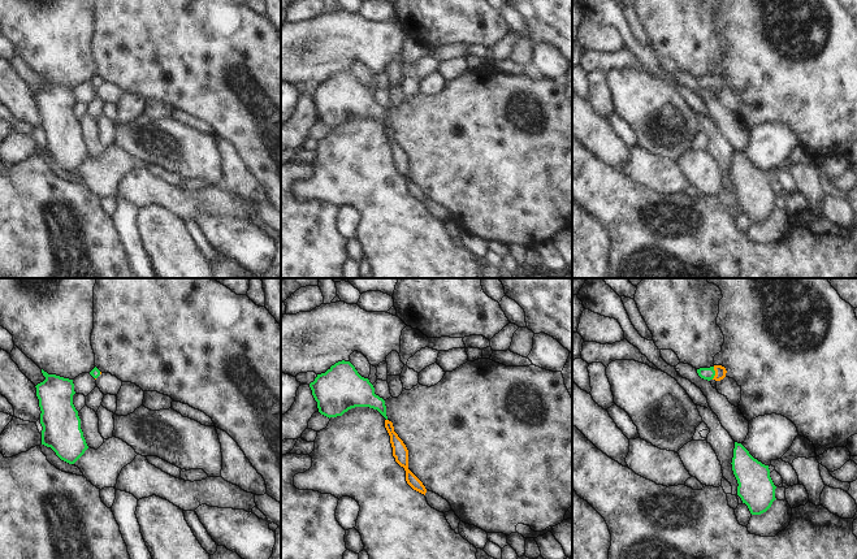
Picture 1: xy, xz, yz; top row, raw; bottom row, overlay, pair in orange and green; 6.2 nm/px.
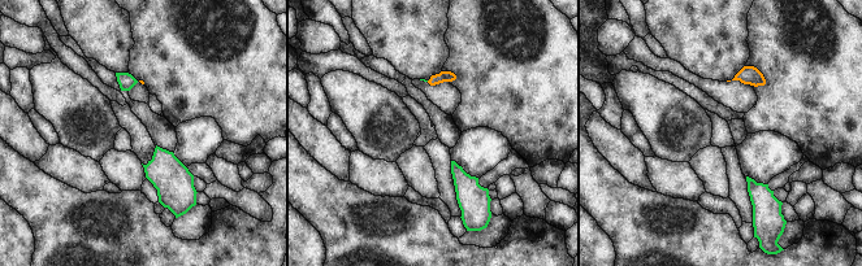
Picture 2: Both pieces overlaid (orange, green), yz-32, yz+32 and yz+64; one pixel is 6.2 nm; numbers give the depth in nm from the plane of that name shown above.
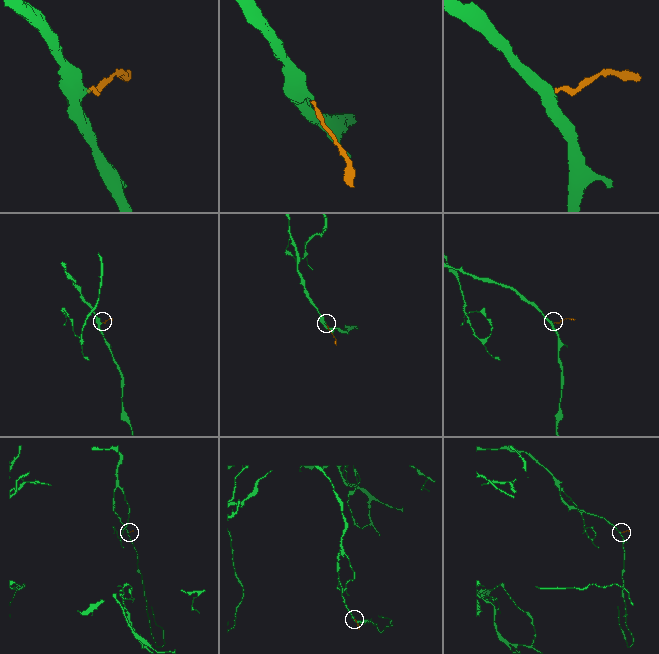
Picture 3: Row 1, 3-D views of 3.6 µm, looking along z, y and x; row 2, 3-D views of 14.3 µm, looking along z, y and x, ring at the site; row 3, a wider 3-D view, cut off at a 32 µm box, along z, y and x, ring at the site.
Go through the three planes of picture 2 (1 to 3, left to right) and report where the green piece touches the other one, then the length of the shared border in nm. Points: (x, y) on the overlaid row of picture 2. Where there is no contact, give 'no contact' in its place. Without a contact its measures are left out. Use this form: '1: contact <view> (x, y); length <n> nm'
1: no contact
2: no contact
3: no contact

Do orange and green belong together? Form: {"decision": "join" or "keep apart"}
{"decision": "join"}

